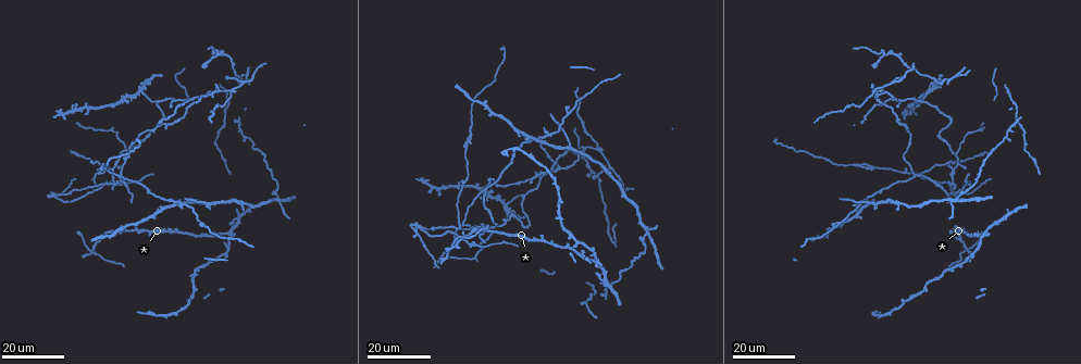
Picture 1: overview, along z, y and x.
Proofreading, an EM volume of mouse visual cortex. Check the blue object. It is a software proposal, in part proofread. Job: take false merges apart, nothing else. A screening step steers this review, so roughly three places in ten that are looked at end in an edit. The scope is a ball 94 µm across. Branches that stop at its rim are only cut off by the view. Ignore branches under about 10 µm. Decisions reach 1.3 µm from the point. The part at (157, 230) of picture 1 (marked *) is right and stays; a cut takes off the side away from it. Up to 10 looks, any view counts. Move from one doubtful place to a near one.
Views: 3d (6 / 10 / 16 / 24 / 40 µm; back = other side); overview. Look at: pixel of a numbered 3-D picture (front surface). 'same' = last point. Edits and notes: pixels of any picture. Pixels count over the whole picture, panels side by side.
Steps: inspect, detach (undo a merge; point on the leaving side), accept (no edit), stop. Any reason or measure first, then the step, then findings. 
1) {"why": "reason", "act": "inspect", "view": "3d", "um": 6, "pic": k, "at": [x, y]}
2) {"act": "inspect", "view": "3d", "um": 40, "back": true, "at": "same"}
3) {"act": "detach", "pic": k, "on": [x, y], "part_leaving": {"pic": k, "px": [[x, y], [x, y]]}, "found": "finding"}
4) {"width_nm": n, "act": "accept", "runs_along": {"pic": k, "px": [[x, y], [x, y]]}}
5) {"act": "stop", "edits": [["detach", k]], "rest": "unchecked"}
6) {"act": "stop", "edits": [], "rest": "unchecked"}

{"why": "a fork", "act": "inspect", "view": "3d", "um": 24, "pic": 1, "at": [599, 147]}

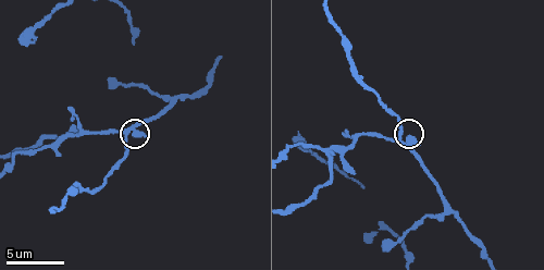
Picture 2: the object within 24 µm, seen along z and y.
{"act": "inspect", "view": "3d", "um": 10, "pic": 2, "at": [124, 136]}

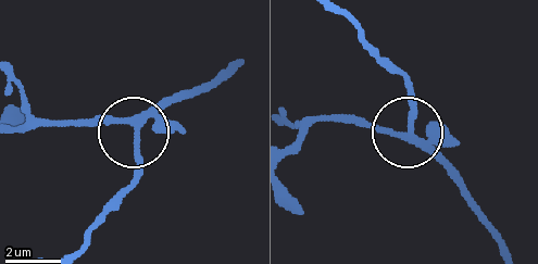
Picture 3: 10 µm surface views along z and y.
{"act": "accept", "runs_along": {"pic": 3, "px": [[291, 141], [320, 120], [361, 120], [408, 132], [405, 80]]}, "found": "all the same neuron"}

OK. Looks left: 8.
{"why": "looks like a crossing", "act": "inspect", "view": "3d", "um": 10, "pic": 2, "at": [55, 146]}

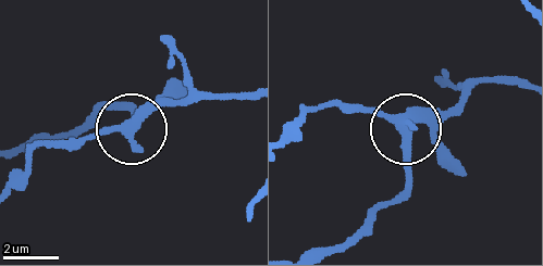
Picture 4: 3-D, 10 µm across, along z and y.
{"act": "accept", "runs_along": {"pic": 4, "px": [[19, 177], [39, 144], [137, 126], [192, 89]]}, "found": "one neuron here"}

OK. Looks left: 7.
{"why": "a fork", "act": "inspect", "view": "3d", "um": 10, "pic": 2, "at": [172, 99]}

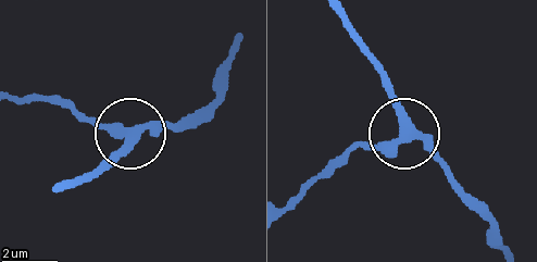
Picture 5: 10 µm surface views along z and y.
{"arms": 3, "act": "accept", "found": "all the same neuron"}

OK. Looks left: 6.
{"why": "thick turns thin", "act": "inspect", "view": "3d", "um": 24, "pic": 1, "at": [605, 218]}

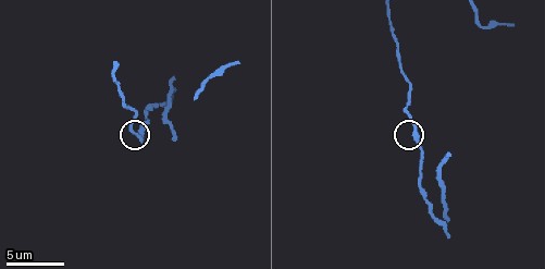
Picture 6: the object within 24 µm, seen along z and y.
{"act": "inspect", "view": "3d", "um": 6, "pic": 6, "at": [417, 124]}

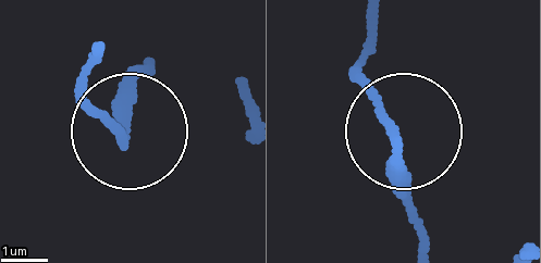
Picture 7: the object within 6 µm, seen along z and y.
{"width_nm": 230, "act": "detach", "pic": 7, "on": [95, 113], "part_leaving": {"pic": 7, "px": [[121, 146], [86, 87], [97, 52]]}, "found": "a second neuron is stuck on"}

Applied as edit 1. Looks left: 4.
{"why": "redraw", "act": "inspect", "view": "overview"}

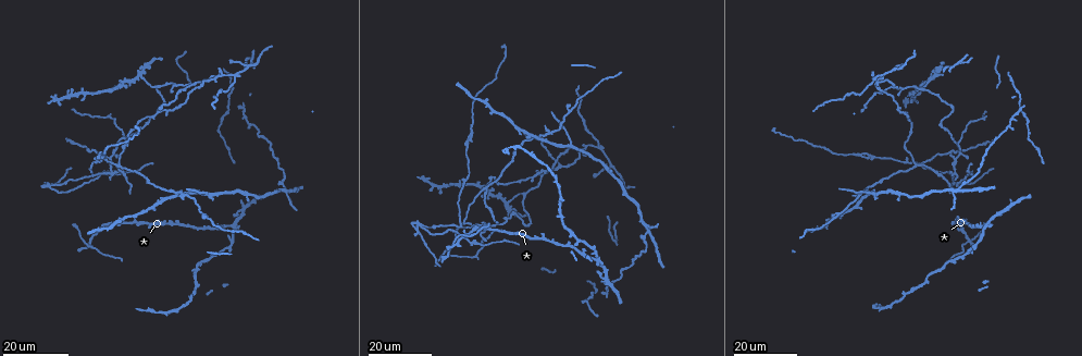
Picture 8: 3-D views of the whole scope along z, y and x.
{"why": "thin neck", "act": "inspect", "view": "3d", "um": 16, "pic": 8, "at": [640, 255]}

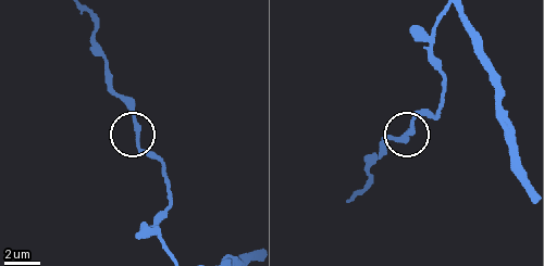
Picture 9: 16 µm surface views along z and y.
{"act": "inspect", "view": "3d", "um": 6, "pic": 9, "at": [137, 146]}

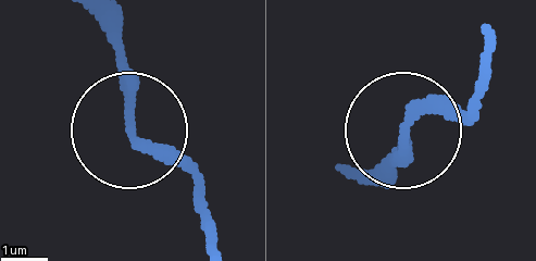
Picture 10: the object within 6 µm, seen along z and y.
{"act": "accept", "runs_along": {"pic": 10, "px": [[490, 46], [474, 103], [412, 127], [397, 182]]}, "found": "all the same neuron"}

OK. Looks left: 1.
{"act": "stop", "edits": [["detach", 7]], "rest": "unchecked"}

